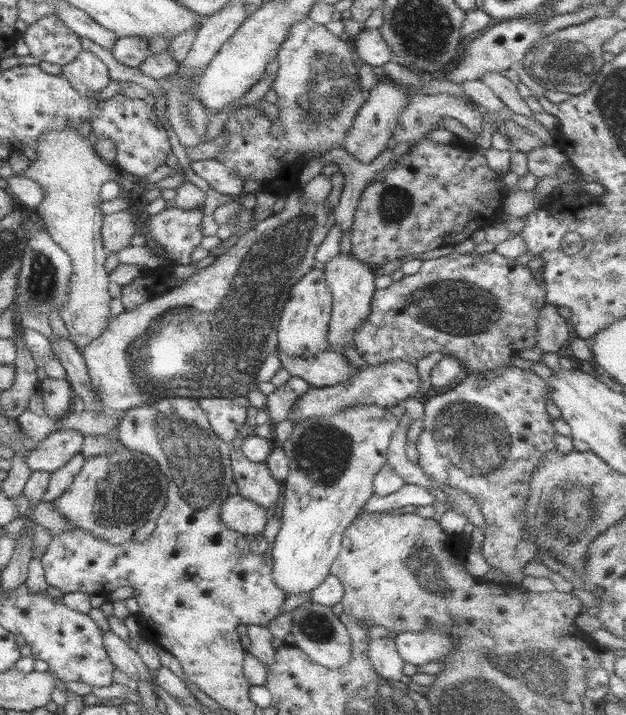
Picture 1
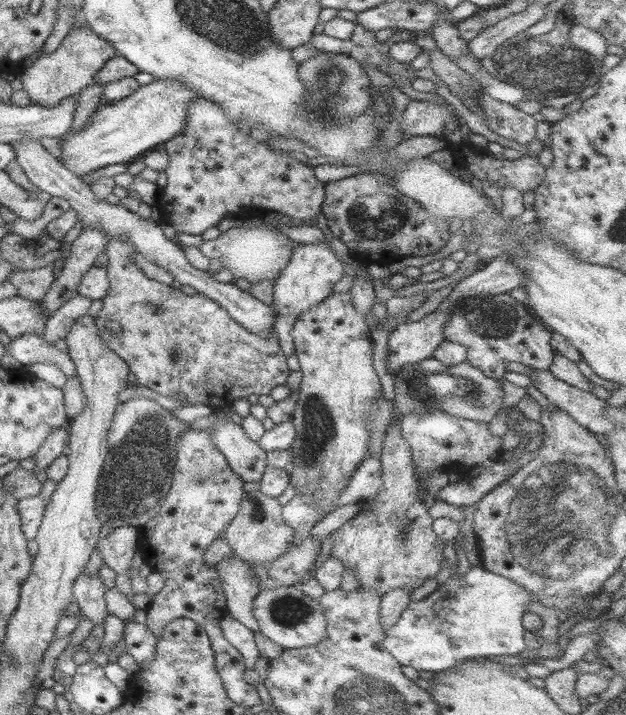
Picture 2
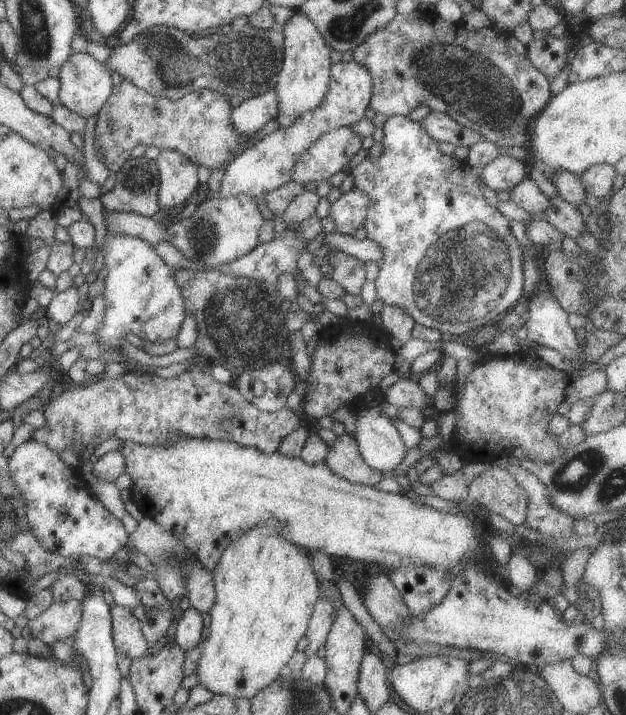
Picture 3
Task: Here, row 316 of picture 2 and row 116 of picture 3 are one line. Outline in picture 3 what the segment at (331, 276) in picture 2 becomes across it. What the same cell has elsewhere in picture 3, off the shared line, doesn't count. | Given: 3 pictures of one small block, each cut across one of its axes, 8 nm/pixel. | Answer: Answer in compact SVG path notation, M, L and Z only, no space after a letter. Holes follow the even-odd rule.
M292 14L292 18L286 22L283 30L284 34L284 60L283 68L278 76L275 87L278 98L278 115L290 116L292 119L298 118L324 102L324 96L330 86L330 76L332 63L331 49L318 32L314 22L300 14Z

